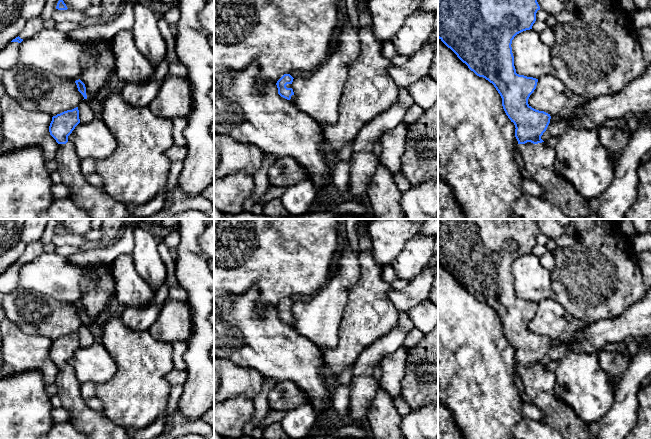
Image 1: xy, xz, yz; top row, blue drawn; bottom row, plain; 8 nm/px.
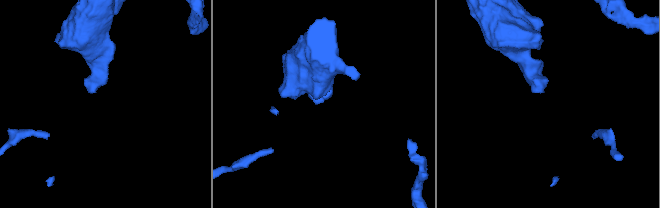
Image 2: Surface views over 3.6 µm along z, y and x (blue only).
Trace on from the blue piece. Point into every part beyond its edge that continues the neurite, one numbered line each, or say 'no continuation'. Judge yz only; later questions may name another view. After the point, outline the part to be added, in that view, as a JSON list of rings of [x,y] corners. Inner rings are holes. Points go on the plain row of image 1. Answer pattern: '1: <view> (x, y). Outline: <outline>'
1: yz (539, 384). Outline: [[[544,366],[518,368],[525,392],[544,414],[543,423],[557,430],[565,439],[591,439],[587,424],[574,410],[555,395],[556,378]]]

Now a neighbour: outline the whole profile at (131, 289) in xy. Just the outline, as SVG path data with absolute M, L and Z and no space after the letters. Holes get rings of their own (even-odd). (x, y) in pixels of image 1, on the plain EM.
M124 254L111 263L115 283L115 298L125 307L141 307L154 298L154 291L140 276L134 266L132 255Z

